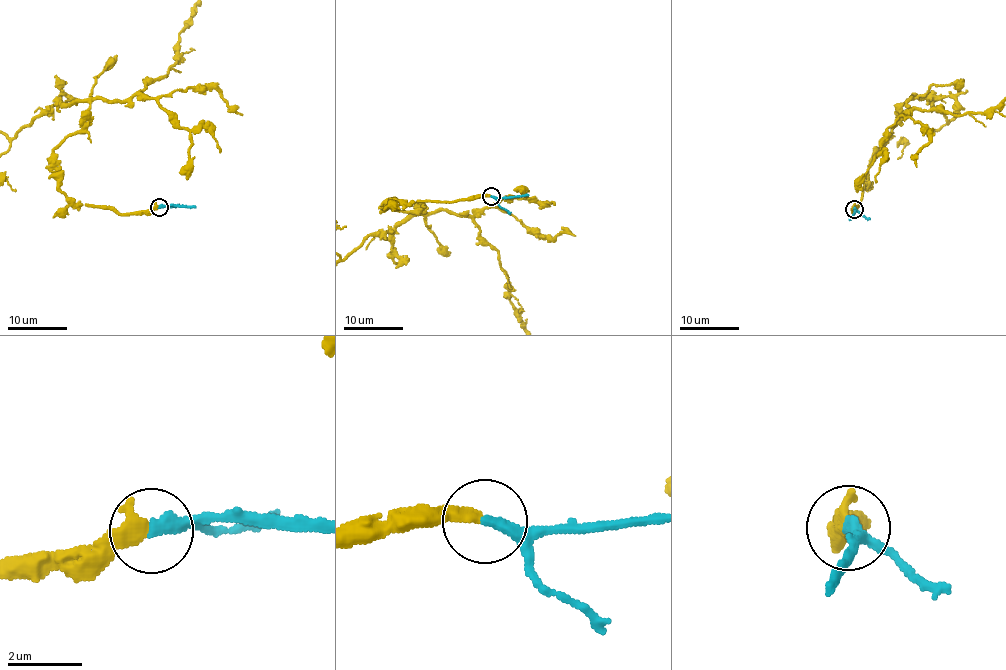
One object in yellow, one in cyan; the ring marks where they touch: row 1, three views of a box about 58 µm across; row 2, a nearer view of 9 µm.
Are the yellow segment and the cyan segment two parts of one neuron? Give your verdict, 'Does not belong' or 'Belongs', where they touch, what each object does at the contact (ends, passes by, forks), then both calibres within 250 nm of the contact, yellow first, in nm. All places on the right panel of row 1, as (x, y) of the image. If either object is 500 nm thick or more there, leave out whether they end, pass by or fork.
Belongs. Place: (854, 209). At the ring yellow ends. At the ring cyan ends. Thickness 400 nm (yellow) against 360 nm

